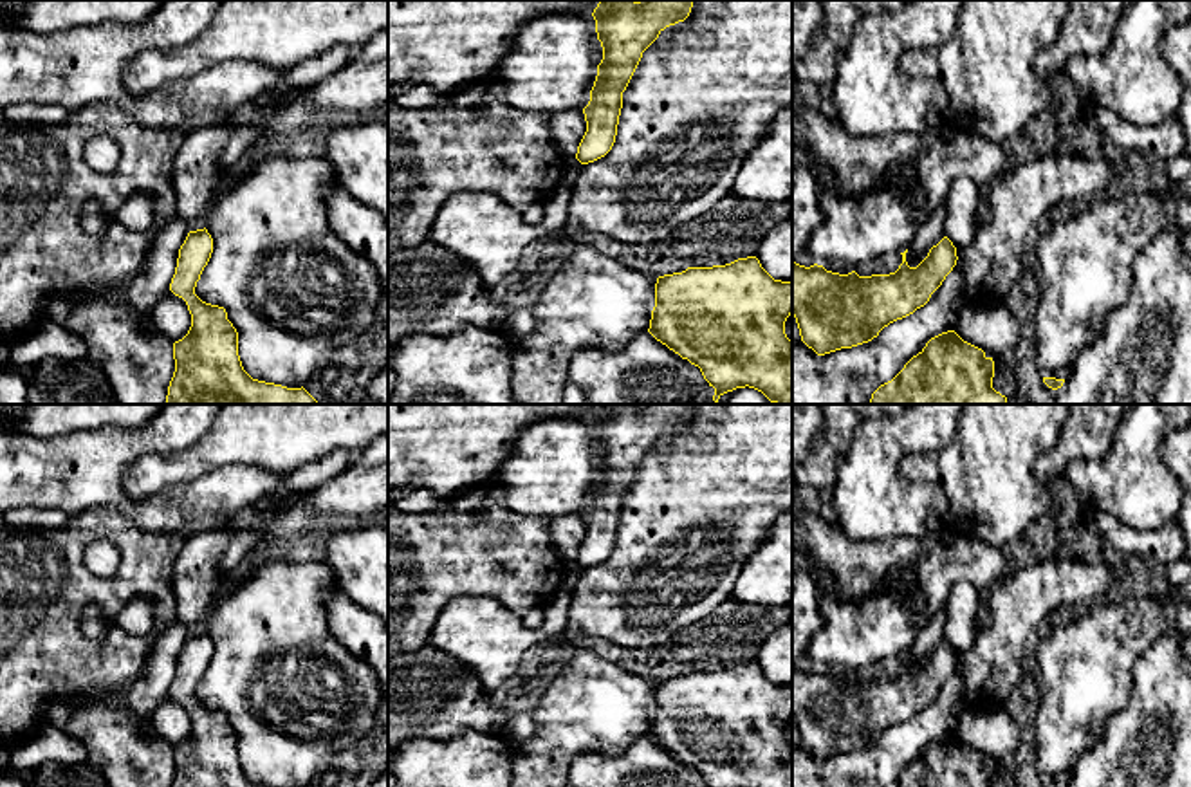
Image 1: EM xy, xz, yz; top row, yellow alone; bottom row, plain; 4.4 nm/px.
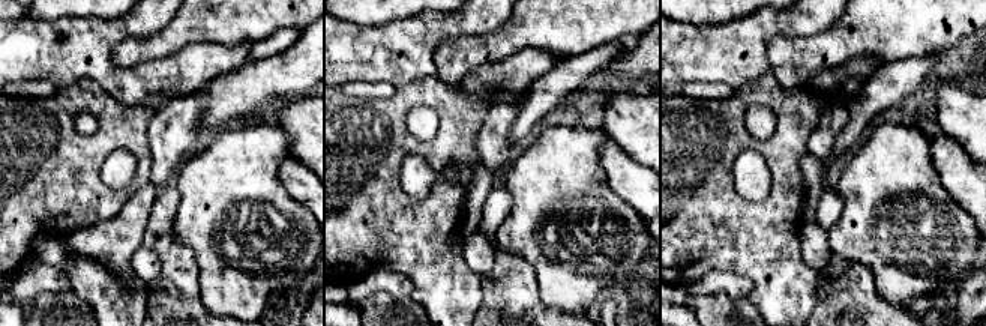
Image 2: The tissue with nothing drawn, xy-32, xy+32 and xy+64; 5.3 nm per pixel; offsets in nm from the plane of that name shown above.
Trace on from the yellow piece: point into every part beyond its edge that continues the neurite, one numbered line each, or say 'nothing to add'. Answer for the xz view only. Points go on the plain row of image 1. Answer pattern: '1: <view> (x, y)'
nothing to add

